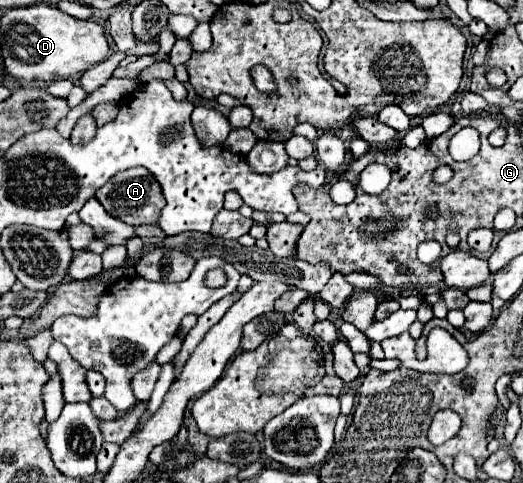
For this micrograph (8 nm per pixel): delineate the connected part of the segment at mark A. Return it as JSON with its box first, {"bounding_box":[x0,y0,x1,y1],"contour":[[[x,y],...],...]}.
{"bounding_box":[95,167,165,227],"contour":[[[133,167],[133,169],[125,169],[123,173],[113,175],[101,189],[97,189],[95,199],[105,207],[105,211],[109,215],[113,215],[133,227],[155,223],[159,219],[161,209],[165,207],[161,187],[159,187],[157,179],[145,167]]]}

